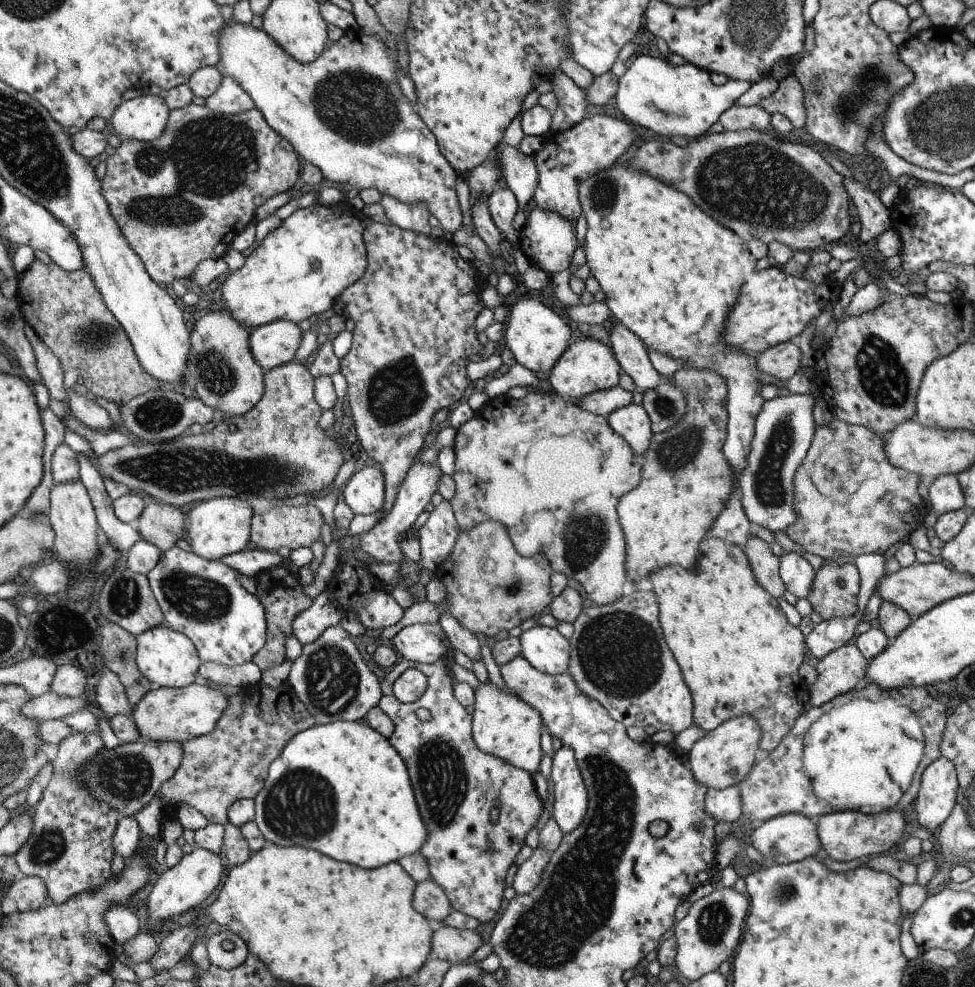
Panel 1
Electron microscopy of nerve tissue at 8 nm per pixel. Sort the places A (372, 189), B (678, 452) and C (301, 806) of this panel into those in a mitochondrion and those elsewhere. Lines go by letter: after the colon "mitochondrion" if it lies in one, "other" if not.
A: other
B: mitochondrion
C: mitochondrion

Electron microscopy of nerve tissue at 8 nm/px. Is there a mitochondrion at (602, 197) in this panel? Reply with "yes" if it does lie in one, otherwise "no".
yes

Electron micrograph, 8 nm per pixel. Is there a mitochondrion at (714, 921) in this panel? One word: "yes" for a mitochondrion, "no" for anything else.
yes

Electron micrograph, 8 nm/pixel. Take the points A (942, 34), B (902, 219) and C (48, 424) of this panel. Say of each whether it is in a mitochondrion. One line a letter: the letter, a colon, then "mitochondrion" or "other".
A: other
B: other
C: other

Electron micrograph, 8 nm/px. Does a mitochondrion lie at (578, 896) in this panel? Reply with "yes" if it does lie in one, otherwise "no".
yes

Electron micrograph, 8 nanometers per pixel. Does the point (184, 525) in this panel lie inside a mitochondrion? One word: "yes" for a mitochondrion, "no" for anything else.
no

